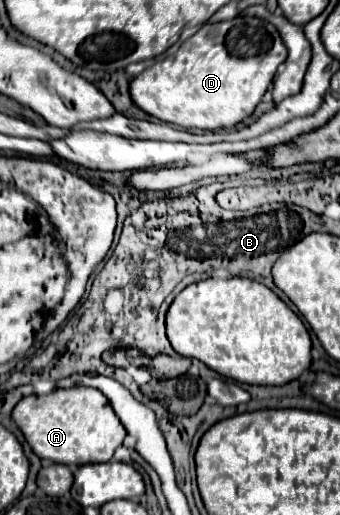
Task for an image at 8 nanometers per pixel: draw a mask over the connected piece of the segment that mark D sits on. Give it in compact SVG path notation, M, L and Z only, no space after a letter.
M236 16L202 26L178 52L136 76L130 82L130 94L144 112L168 124L198 130L232 128L254 112L284 60L286 46L270 22Z

